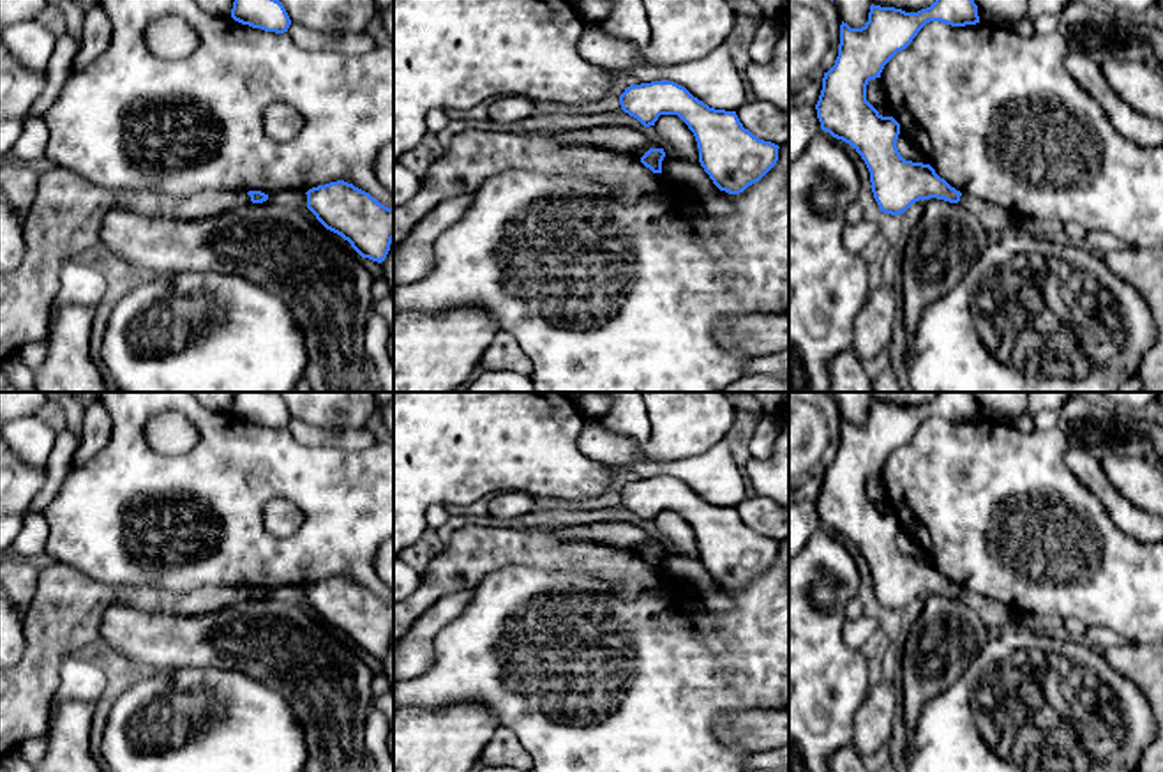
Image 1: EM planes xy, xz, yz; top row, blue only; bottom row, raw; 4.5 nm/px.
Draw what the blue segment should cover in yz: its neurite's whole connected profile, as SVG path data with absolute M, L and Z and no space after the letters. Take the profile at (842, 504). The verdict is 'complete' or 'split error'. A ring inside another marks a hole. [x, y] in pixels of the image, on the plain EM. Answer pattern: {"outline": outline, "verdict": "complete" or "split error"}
{"outline": "M937 392L918 408L872 399L861 424L842 417L838 452L824 468L815 500L821 525L861 551L879 606L891 611L904 609L919 595L958 599L962 592L930 560L905 556L897 544L900 519L893 512L882 512L867 496L868 477L881 473L884 461L930 417L976 420L978 401L971 392Z", "verdict": "complete"}

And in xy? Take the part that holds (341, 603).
{"outline": "M344 576L309 585L307 604L362 652L381 659L394 636L394 604Z", "verdict": "complete"}

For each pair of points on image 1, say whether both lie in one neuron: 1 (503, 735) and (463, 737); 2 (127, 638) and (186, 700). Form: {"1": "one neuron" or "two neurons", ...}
{"1": "two neurons", "2": "two neurons"}

